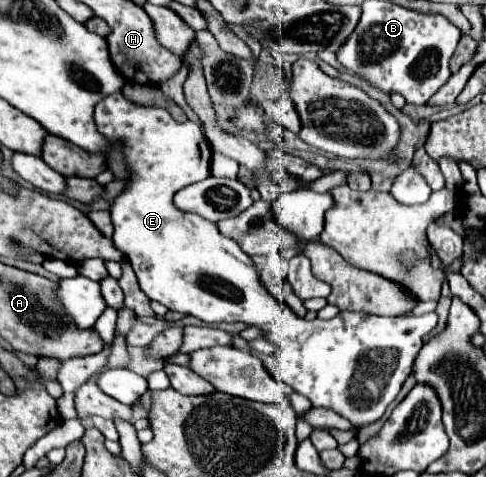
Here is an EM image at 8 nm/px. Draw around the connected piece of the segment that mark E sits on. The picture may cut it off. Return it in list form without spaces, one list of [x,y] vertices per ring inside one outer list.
[[[113,93],[95,105],[95,123],[107,139],[121,139],[125,143],[125,159],[133,171],[129,187],[111,205],[111,219],[115,225],[113,245],[129,259],[141,291],[171,311],[193,315],[207,323],[241,321],[259,327],[263,339],[277,345],[277,353],[271,355],[271,367],[267,369],[281,383],[289,385],[295,393],[305,395],[313,407],[331,409],[345,417],[353,427],[365,427],[377,421],[385,413],[387,405],[397,397],[405,379],[411,375],[413,363],[423,347],[423,339],[435,331],[439,315],[431,311],[415,317],[379,317],[357,311],[341,311],[329,321],[307,321],[297,317],[289,307],[281,305],[269,289],[263,287],[253,259],[237,243],[233,243],[233,239],[225,237],[215,223],[173,207],[175,189],[183,189],[211,175],[211,147],[197,123],[177,123],[165,109],[133,105],[121,93]]]

